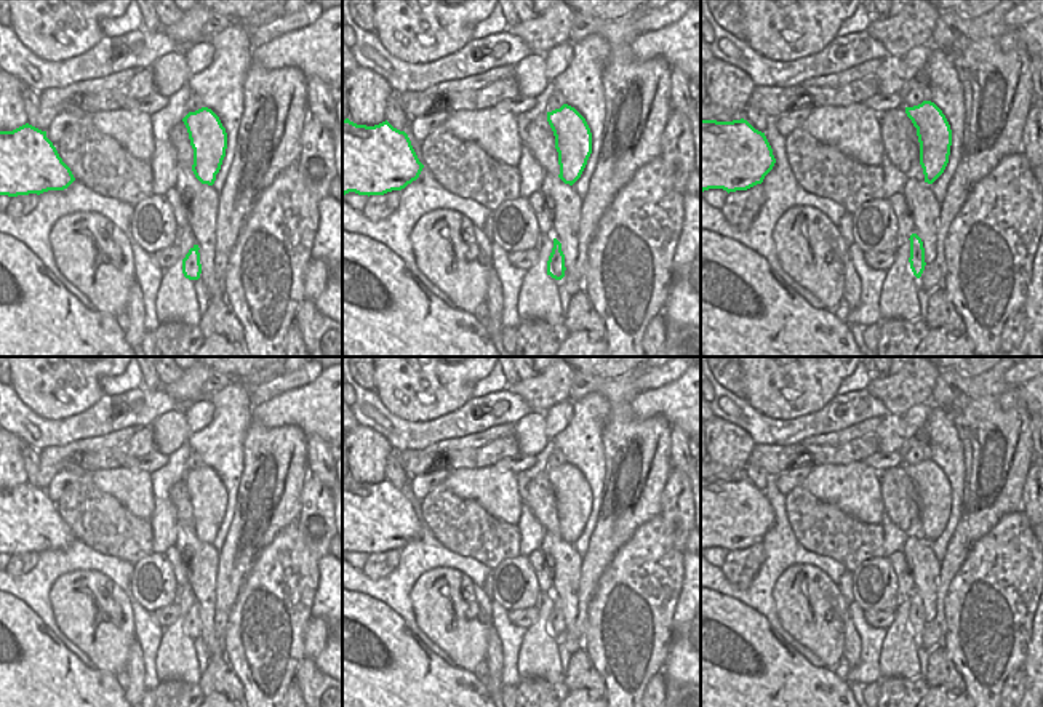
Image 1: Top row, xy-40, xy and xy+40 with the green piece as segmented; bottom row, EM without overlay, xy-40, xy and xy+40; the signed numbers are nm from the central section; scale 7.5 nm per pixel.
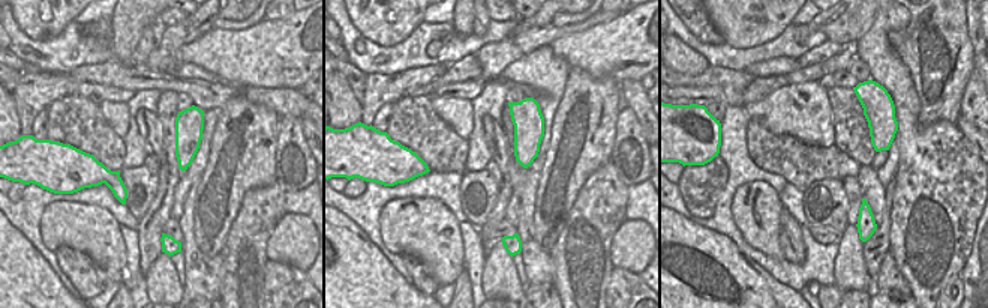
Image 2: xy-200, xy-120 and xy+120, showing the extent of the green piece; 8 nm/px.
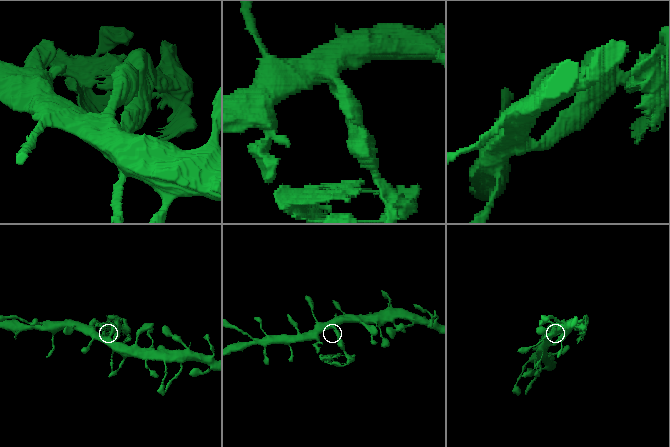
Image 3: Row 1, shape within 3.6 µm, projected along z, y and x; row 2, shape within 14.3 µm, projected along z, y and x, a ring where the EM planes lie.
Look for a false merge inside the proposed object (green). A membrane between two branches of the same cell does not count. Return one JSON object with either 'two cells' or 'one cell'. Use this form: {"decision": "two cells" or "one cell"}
{"decision": "two cells"}

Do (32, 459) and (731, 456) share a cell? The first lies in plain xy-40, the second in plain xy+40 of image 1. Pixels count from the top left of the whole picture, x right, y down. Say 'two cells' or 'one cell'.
two cells

